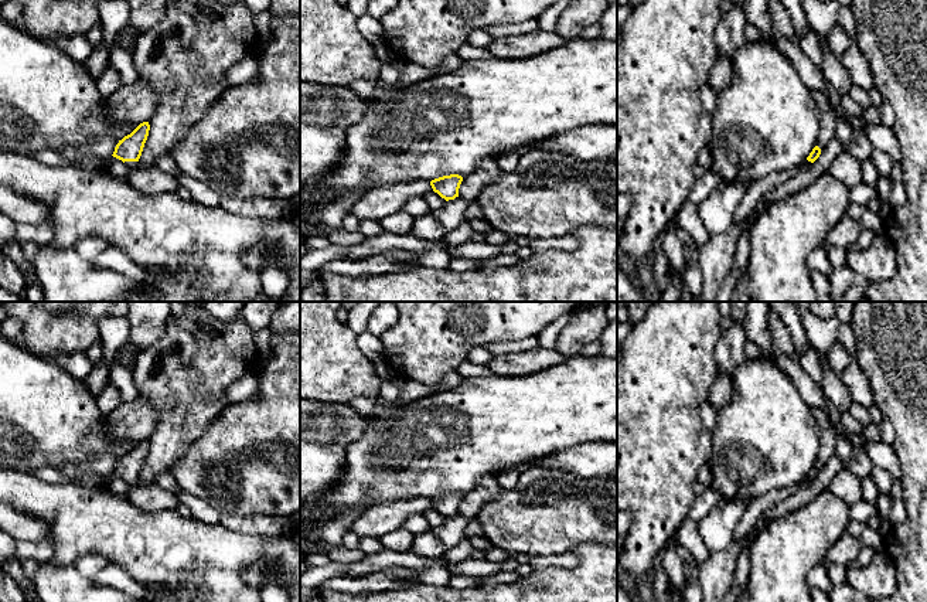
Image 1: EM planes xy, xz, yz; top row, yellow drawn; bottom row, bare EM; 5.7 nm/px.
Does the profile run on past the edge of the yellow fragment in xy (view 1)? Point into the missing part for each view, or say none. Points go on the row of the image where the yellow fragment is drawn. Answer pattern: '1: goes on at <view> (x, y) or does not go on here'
1: does not go on here

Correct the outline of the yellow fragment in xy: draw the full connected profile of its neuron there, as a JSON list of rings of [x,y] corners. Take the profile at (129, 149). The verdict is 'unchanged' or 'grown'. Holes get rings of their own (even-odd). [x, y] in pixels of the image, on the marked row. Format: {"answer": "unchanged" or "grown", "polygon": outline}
{"answer": "unchanged", "polygon": [[[149,122],[140,123],[130,135],[125,136],[115,147],[113,157],[125,161],[139,161],[150,130]]]}

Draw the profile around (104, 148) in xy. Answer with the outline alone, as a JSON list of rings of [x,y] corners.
[[[143,78],[120,85],[108,99],[108,109],[117,120],[119,132],[115,136],[100,137],[88,146],[65,149],[58,153],[68,161],[85,157],[109,159],[125,136],[130,135],[140,123],[150,122],[156,108],[156,91]]]

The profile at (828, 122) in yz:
[[[812,91],[812,98],[817,105],[817,115],[821,125],[817,146],[822,150],[835,137],[836,116],[834,106],[825,95],[819,91]]]

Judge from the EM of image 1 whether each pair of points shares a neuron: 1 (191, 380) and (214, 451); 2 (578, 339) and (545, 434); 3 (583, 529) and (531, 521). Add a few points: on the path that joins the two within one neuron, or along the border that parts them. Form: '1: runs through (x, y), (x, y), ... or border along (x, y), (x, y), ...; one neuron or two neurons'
1: border along (229, 404), (210, 422), (186, 452); two neurons
2: border along (578, 353), (569, 357); two neurons
3: runs through (571, 521), (544, 521); one neuron

